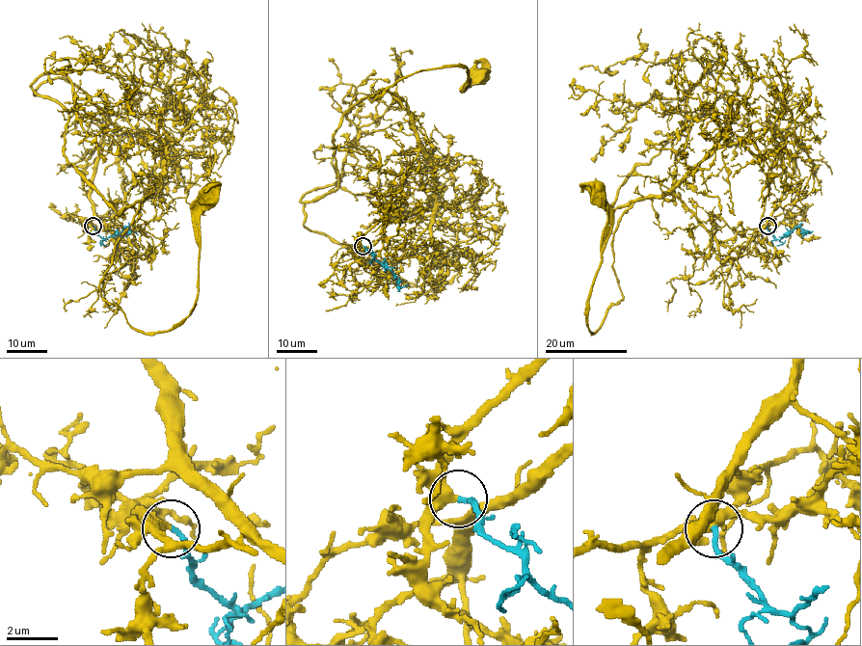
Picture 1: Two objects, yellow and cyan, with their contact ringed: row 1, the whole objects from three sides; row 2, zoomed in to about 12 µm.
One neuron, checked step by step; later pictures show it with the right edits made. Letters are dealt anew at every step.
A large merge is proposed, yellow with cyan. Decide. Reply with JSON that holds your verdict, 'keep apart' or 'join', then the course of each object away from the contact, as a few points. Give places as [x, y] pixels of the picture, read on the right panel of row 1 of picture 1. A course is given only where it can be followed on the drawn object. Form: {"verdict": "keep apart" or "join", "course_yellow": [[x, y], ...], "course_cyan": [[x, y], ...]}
{"verdict": "join", "course_yellow": [[767, 226], [717, 241], [673, 195], [638, 199], [613, 238], [623, 297], [594, 333], [606, 221], [596, 193]], "course_cyan": [[767, 226], [778, 239], [796, 227], [808, 230], [805, 235]]}

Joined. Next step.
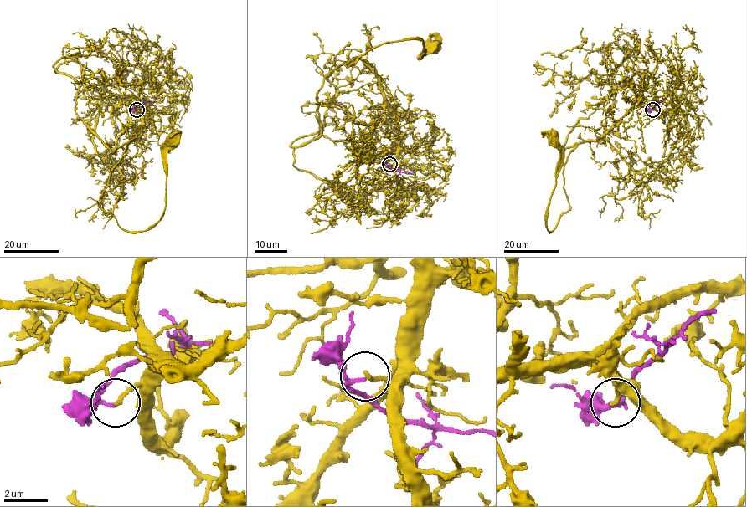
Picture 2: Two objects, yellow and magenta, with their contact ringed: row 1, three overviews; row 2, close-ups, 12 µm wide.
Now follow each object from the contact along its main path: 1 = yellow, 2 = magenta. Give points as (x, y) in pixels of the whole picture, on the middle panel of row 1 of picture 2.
1: (389, 164), (396, 161), (397, 115), (371, 64), (346, 64), (381, 43), (419, 39), (425, 54), (434, 45)
2: (389, 165), (388, 166), (394, 170), (412, 173)

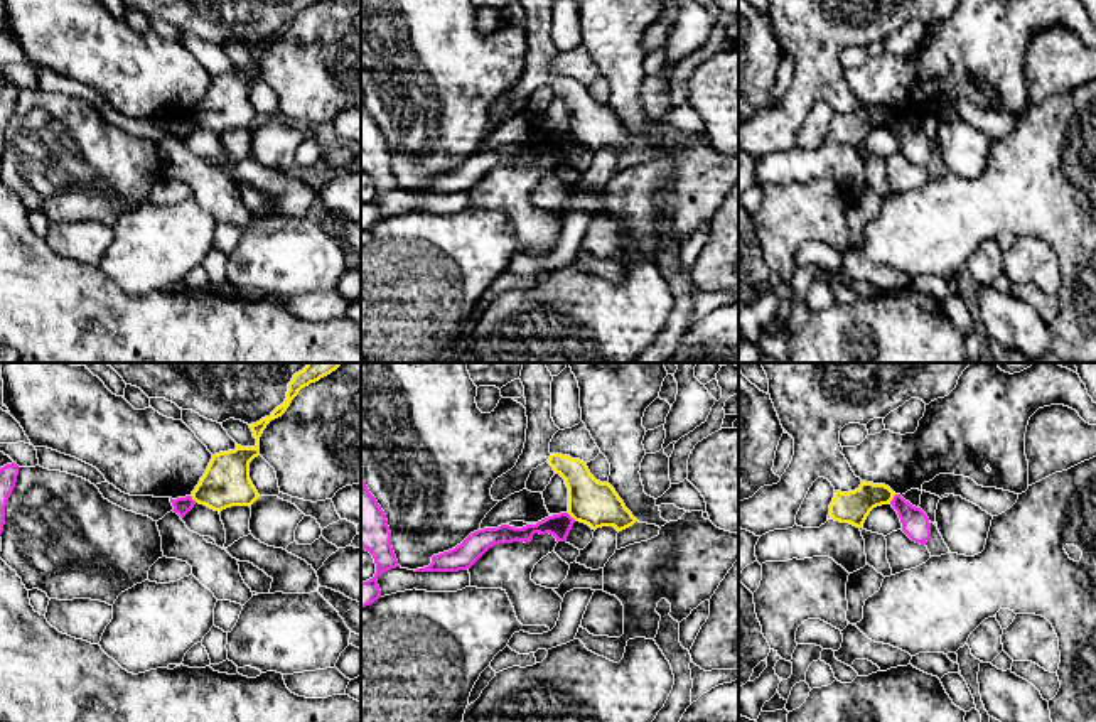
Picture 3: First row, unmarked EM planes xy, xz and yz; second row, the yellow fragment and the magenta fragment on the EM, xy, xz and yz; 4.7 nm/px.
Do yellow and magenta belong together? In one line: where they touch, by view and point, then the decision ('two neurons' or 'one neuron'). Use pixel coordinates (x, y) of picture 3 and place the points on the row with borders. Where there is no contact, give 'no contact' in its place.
meets yellow in xz at (572, 517); two neurons

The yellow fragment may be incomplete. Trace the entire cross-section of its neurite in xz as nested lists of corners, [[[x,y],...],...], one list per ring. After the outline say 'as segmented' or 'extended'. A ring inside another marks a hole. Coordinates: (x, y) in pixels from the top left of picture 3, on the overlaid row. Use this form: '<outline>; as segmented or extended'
[[[551,454],[548,464],[565,479],[568,488],[568,515],[592,530],[614,526],[622,531],[637,520],[626,508],[609,482],[597,481],[587,462],[570,455]]]; as segmented

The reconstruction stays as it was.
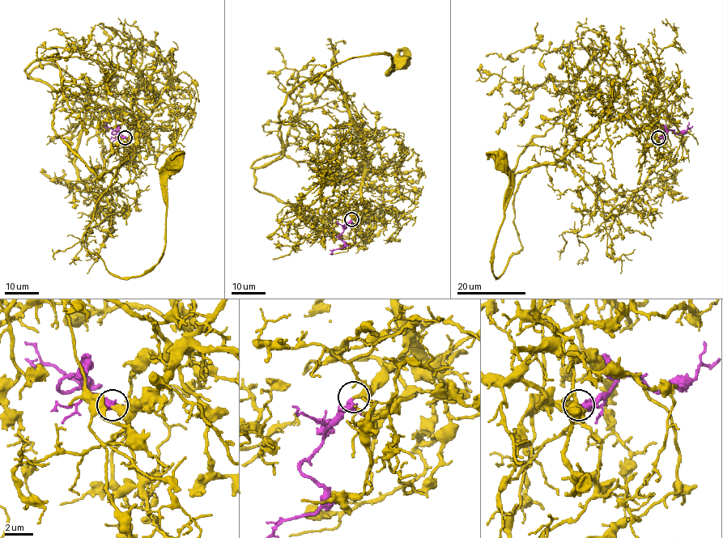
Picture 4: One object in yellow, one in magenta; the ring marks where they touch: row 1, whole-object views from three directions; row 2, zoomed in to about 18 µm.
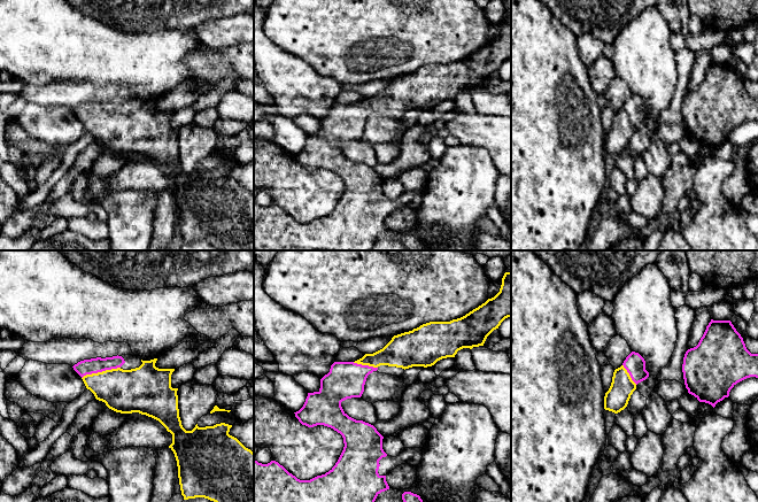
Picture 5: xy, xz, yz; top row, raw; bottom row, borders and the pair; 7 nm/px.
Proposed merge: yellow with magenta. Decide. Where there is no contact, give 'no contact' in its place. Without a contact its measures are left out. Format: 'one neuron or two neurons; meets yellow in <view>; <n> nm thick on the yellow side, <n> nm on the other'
one neuron; meets yellow in xy; 300 nm thick on the yellow side, 110 nm on the other

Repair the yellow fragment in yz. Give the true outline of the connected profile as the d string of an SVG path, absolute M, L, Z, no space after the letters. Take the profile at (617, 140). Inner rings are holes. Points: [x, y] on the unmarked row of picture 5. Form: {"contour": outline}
{"contour": "M632 94L622 108L614 113L612 125L604 139L604 152L614 156L624 153L636 128L649 119L644 101Z"}

